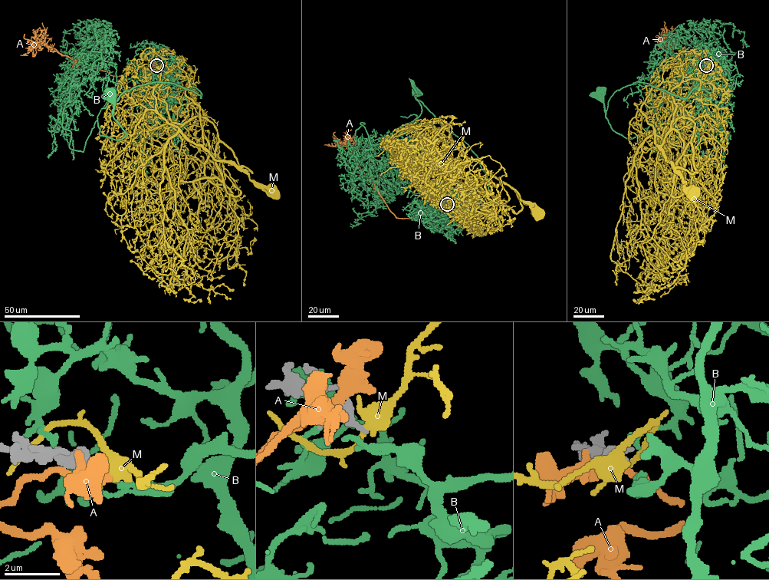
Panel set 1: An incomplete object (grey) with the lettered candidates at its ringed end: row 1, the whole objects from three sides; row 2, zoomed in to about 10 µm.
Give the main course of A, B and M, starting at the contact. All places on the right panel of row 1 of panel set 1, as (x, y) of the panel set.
A: (705, 66), (724, 68), (729, 77), (727, 71), (708, 67), (677, 43), (668, 41), (672, 54)
B: (707, 64), (707, 60), (711, 77), (685, 98), (636, 81), (616, 90), (605, 110), (601, 90)
M: (706, 65), (697, 66), (672, 90), (676, 106), (662, 150), (683, 181), (684, 189), (694, 194)

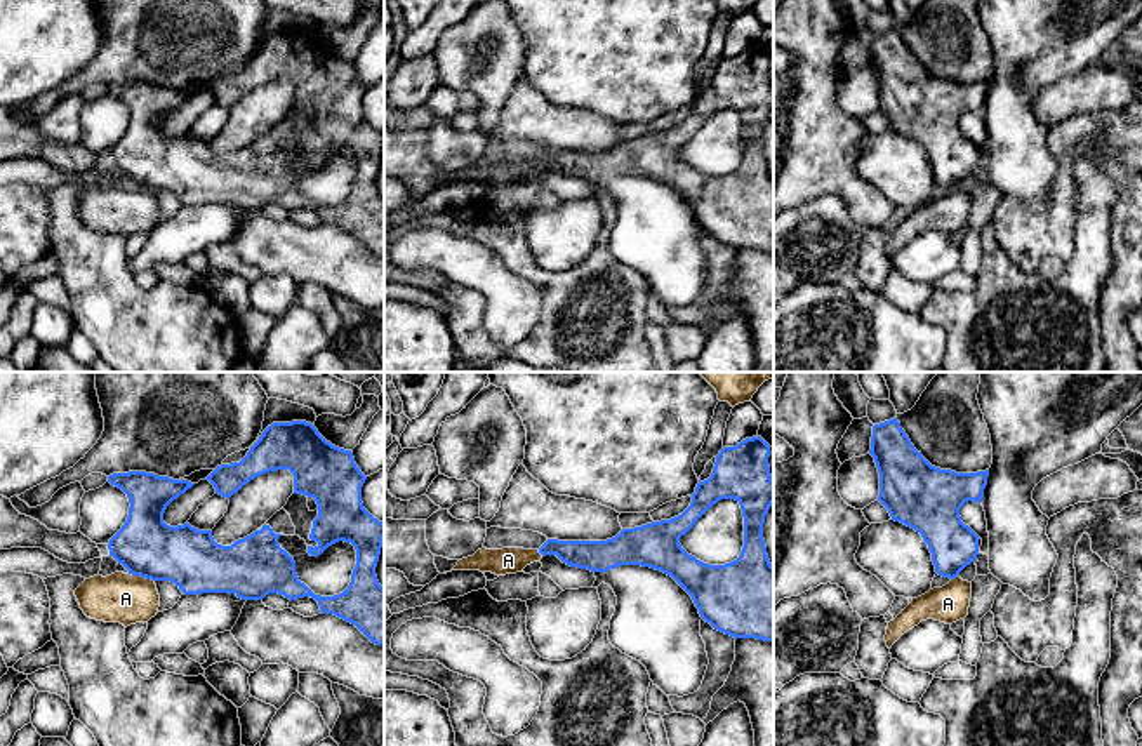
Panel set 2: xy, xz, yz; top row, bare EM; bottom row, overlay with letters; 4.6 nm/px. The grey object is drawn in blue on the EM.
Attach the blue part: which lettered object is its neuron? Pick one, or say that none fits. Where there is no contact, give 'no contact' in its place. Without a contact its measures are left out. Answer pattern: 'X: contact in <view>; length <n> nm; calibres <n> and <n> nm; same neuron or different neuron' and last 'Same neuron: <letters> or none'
A: contact in xy; length 130 nm; calibres 280 and 240 nm; different neuron
B: no contact; different neuron
M: no contact; different neuron
Same neuron: none

